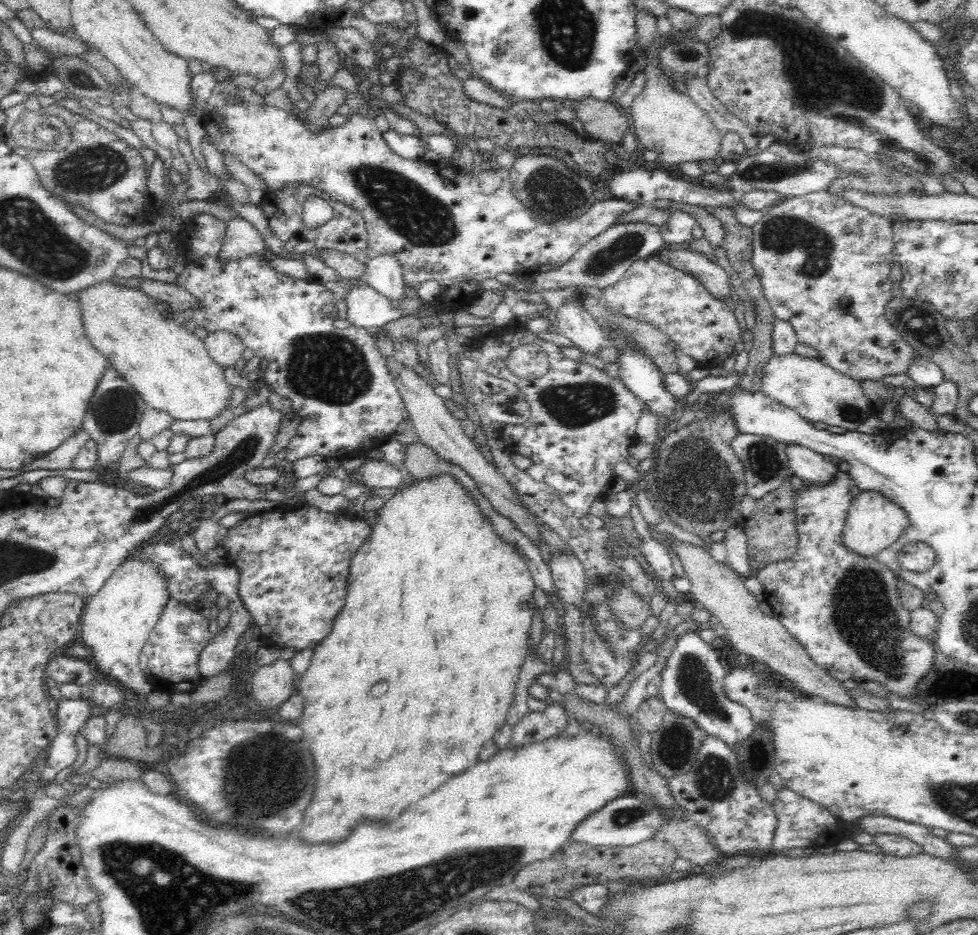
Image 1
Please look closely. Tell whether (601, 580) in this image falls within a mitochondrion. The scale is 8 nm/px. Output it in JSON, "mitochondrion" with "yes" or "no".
{"mitochondrion":"yes"}

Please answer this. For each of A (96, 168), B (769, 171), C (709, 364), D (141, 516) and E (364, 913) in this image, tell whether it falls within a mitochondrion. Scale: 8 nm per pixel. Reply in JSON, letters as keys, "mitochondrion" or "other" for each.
{"A":"mitochondrion","B":"mitochondrion","C":"other","D":"mitochondrion","E":"mitochondrion"}

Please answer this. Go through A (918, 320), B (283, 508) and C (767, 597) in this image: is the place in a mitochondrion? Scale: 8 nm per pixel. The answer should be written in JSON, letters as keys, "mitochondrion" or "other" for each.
{"A":"mitochondrion","B":"other","C":"other"}

